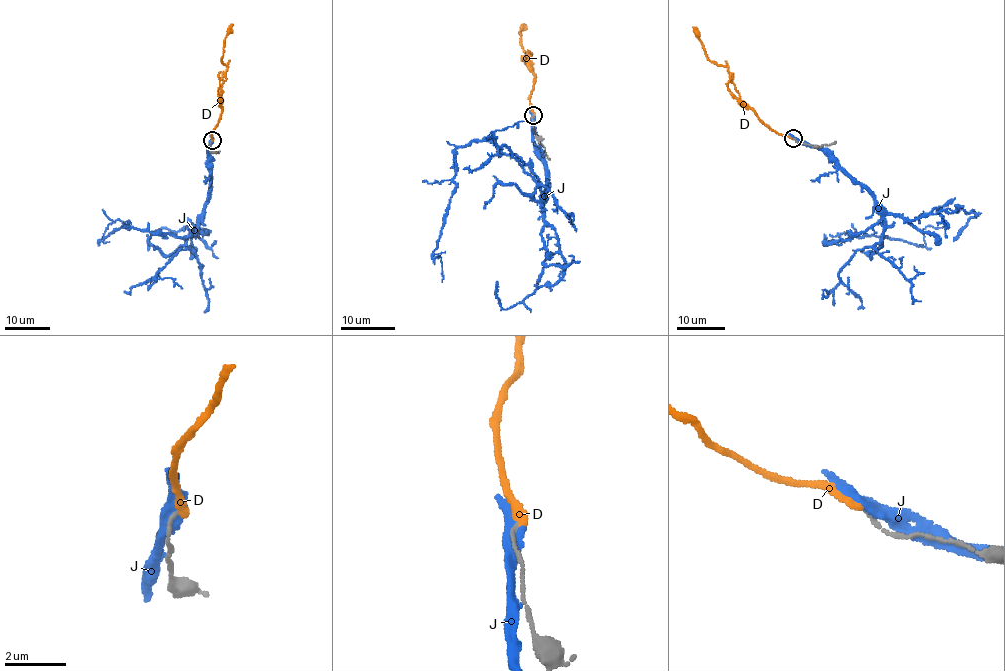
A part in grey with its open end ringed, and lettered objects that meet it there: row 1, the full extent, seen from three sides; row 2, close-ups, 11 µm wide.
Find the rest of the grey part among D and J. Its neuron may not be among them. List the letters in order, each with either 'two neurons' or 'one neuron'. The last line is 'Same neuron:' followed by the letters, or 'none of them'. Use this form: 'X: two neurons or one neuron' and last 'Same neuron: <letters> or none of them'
D: two neurons
J: two neurons
Same neuron: none of them

